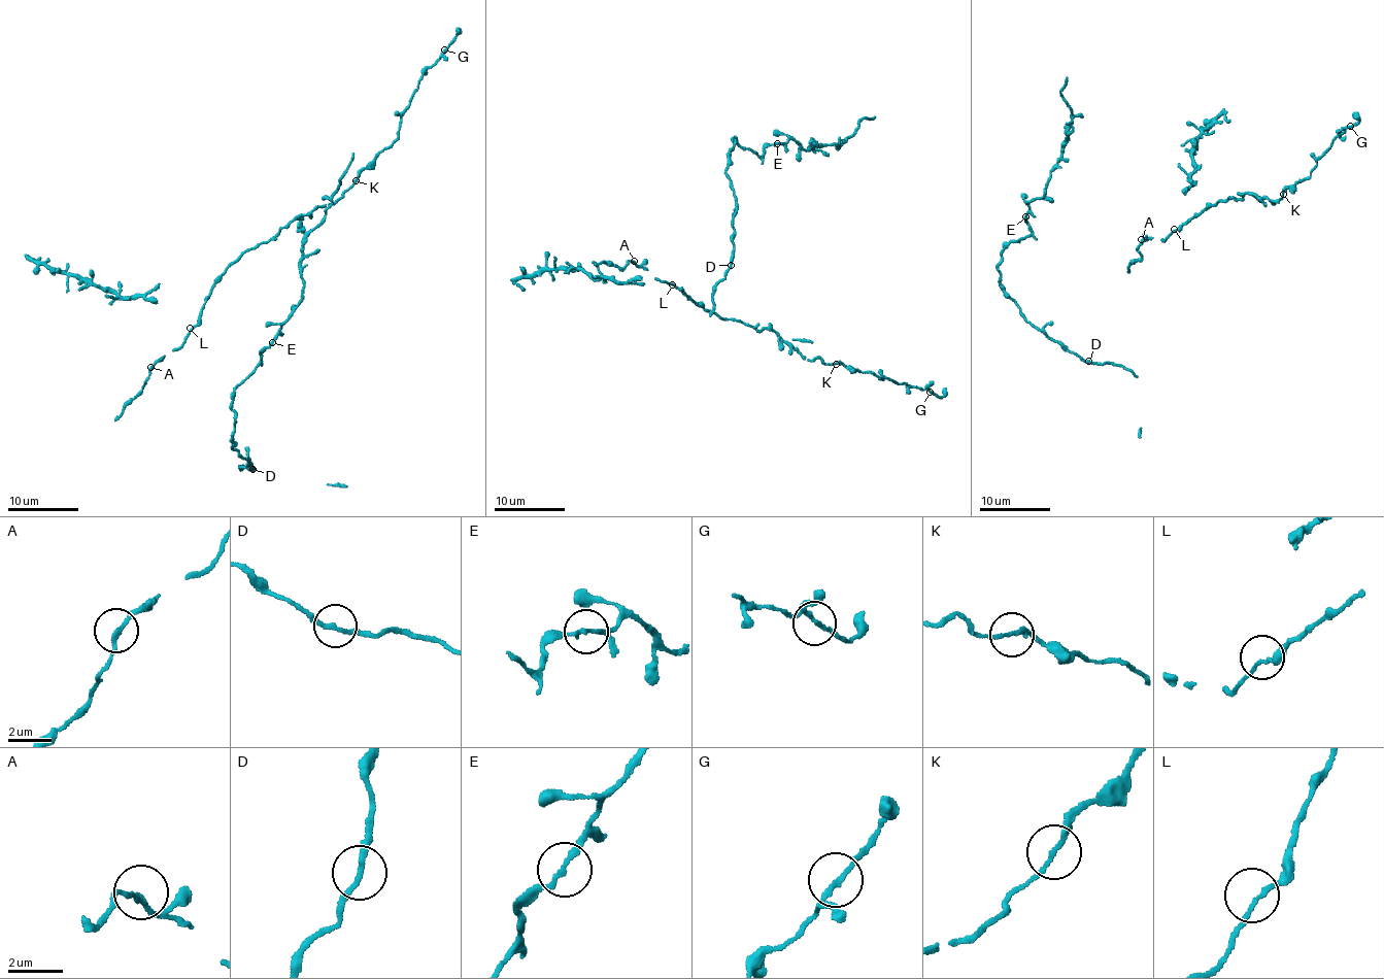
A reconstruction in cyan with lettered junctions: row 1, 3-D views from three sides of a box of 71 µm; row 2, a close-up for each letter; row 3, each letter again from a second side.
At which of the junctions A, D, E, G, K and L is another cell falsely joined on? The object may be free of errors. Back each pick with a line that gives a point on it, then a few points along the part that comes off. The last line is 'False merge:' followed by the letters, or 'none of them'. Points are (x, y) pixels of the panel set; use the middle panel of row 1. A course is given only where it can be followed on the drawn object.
False merge: none of them

